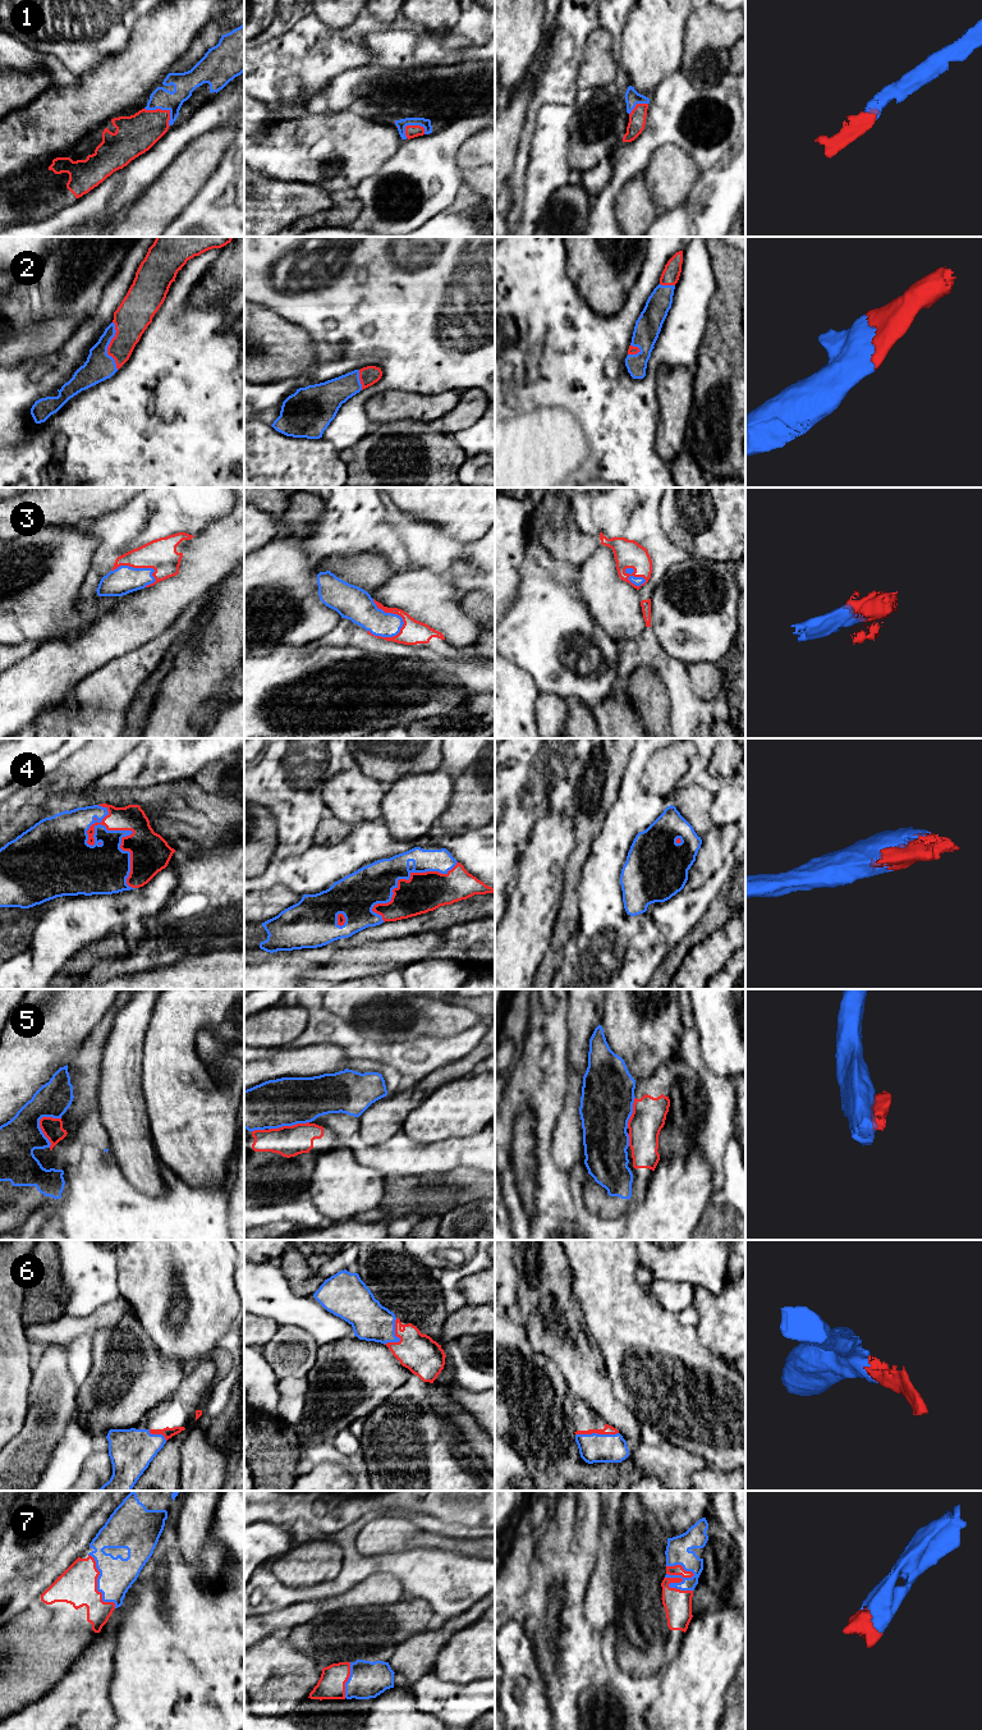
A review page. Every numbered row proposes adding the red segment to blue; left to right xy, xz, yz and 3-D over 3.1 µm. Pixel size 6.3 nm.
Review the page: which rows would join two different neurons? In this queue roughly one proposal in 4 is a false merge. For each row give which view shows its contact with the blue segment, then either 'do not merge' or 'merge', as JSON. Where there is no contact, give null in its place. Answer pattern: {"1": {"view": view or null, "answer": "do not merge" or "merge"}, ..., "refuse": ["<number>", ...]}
{"1": {"view": "xy", "answer": "merge"}, "2": {"view": "xy", "answer": "merge"}, "3": {"view": "xz", "answer": "merge"}, "4": {"view": "xy", "answer": "merge"}, "5": {"view": "xy", "answer": "do not merge"}, "6": {"view": "yz", "answer": "merge"}, "7": {"view": "yz", "answer": "merge"}, "refuse": ["5"]}

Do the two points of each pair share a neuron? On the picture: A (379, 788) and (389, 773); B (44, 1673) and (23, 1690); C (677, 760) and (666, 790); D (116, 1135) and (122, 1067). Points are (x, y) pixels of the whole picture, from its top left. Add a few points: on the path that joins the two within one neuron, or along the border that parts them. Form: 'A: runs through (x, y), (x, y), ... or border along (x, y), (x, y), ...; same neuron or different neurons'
A: border along (357, 765), (366, 774), (382, 781), (388, 786); different neurons
B: runs through (38, 1678), (28, 1685); same neuron
C: runs through (669, 768), (666, 770), (666, 782); same neuron
D: runs through (122, 1118), (122, 1084); same neuron

